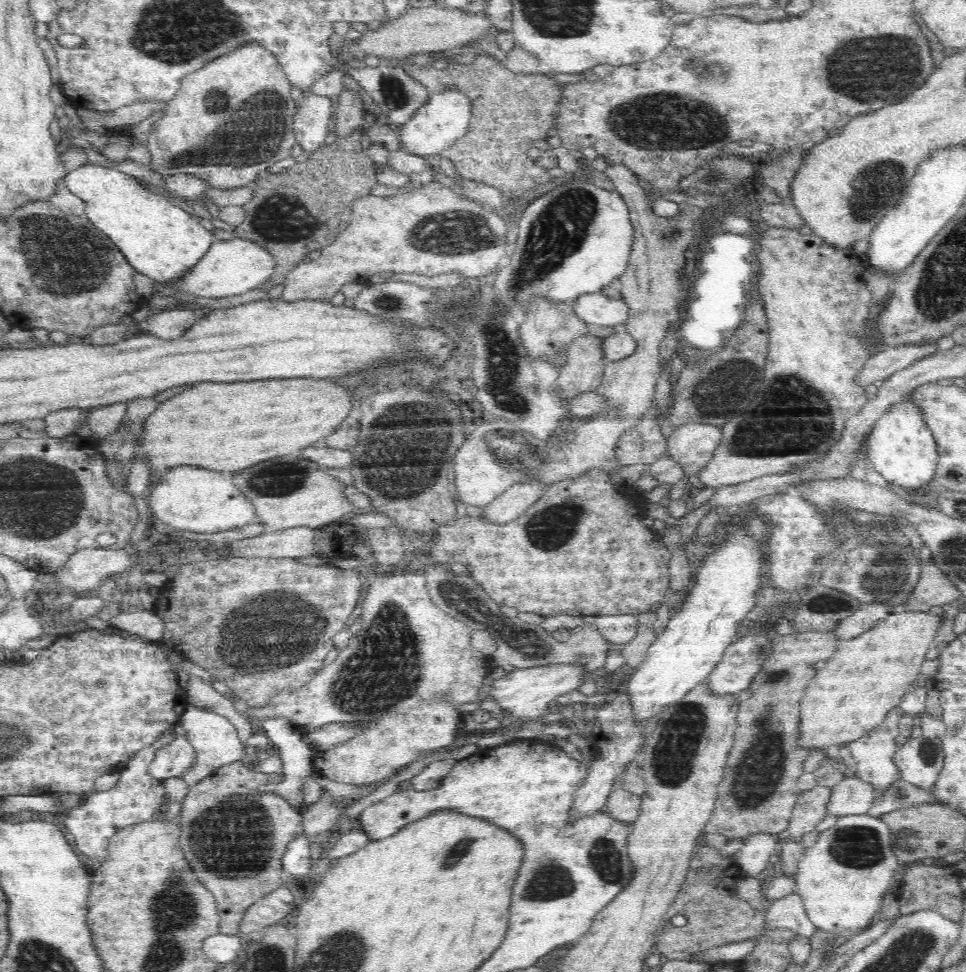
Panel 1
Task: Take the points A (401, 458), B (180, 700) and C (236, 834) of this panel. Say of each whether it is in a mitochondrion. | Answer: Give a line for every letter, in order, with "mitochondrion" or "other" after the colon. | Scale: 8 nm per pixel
A: mitochondrion
B: other
C: mitochondrion

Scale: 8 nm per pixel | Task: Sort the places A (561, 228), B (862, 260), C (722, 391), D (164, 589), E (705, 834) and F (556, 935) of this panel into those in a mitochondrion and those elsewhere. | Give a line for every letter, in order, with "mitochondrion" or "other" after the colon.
A: mitochondrion
B: other
C: mitochondrion
D: other
E: other
F: other

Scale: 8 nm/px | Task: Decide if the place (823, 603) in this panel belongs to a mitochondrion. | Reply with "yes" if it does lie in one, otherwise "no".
yes

